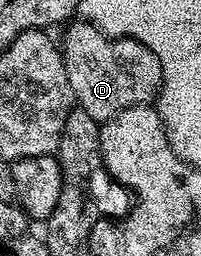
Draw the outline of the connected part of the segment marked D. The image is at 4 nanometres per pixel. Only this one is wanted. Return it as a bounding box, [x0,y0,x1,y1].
[60,19,162,123]

